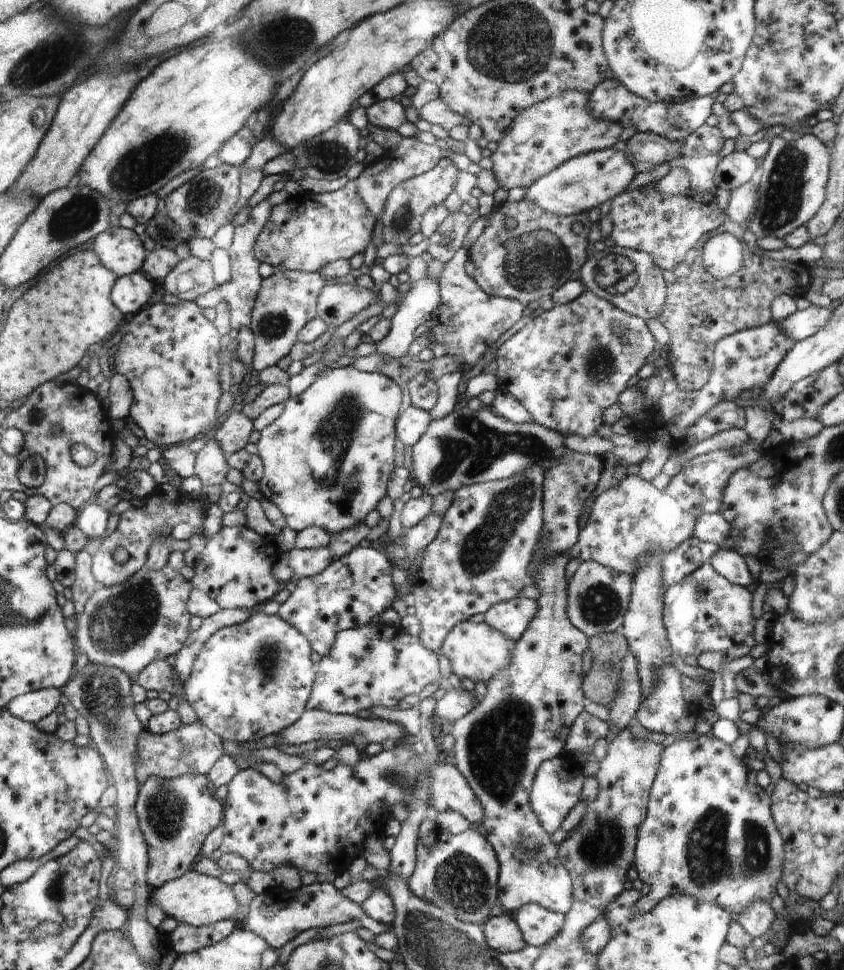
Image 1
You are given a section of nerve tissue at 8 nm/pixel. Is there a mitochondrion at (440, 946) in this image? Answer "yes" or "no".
yes

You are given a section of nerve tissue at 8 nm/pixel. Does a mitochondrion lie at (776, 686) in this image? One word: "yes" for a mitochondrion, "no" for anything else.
no

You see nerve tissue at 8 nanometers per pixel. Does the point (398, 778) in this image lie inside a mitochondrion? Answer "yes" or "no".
yes

